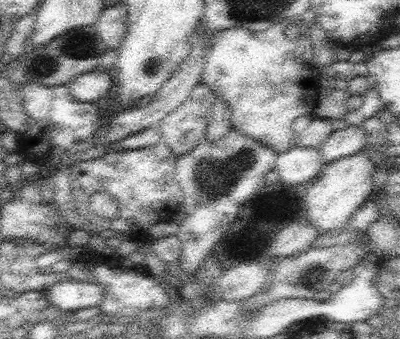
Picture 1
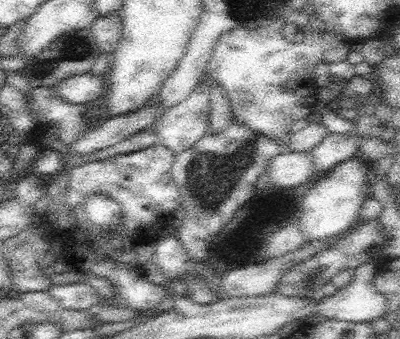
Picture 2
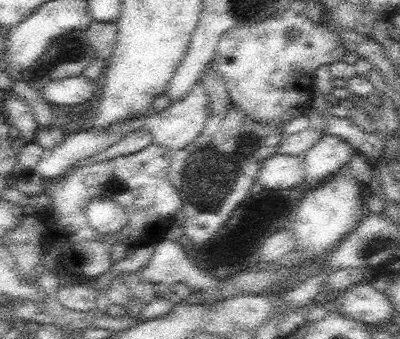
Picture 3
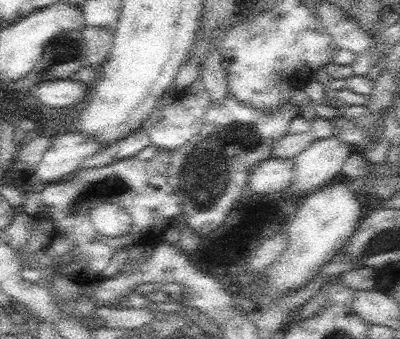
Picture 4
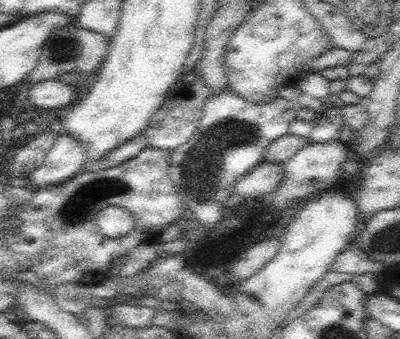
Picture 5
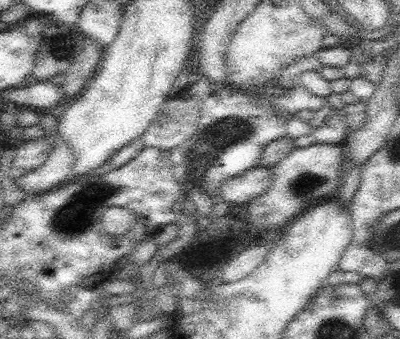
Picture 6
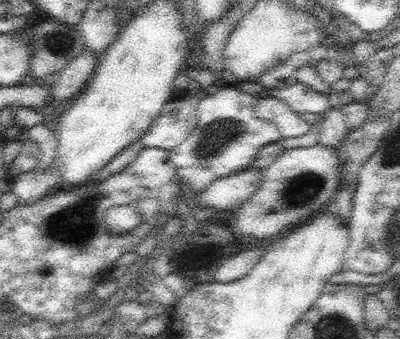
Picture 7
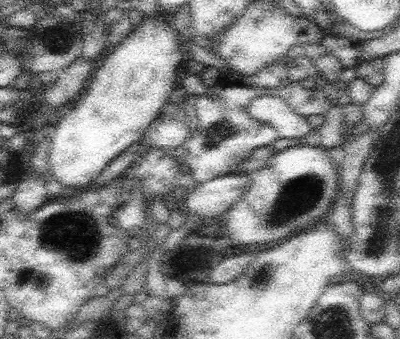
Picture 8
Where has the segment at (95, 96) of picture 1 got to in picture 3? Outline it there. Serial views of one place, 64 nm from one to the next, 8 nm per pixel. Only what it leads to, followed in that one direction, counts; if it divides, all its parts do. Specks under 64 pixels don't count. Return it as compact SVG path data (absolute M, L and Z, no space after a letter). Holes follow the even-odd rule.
M83 76L63 78L57 82L49 82L39 90L43 100L49 106L77 106L89 102L99 88L99 80L85 80Z

